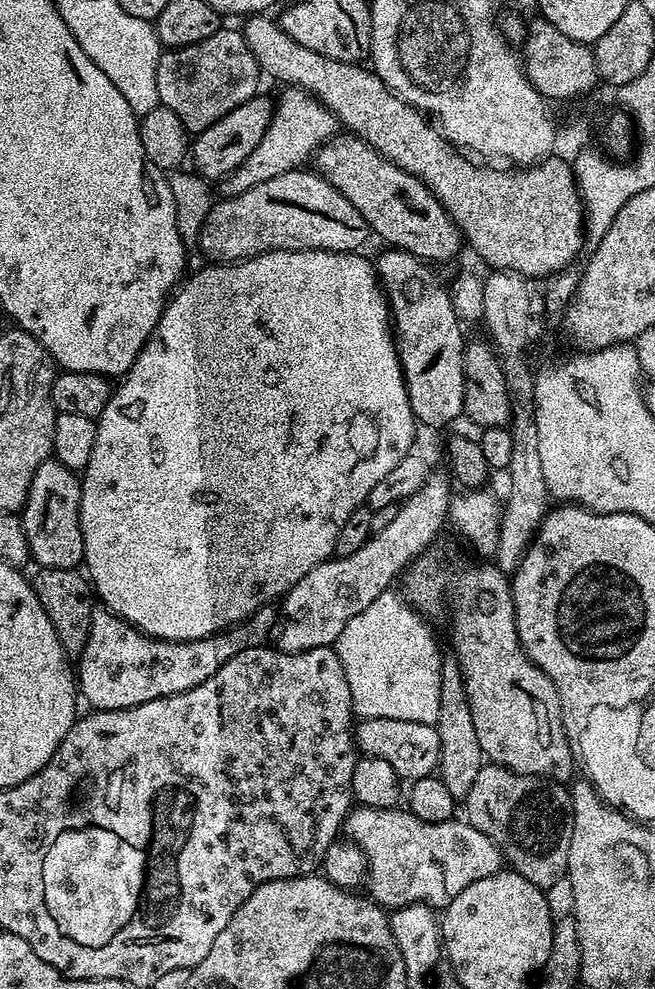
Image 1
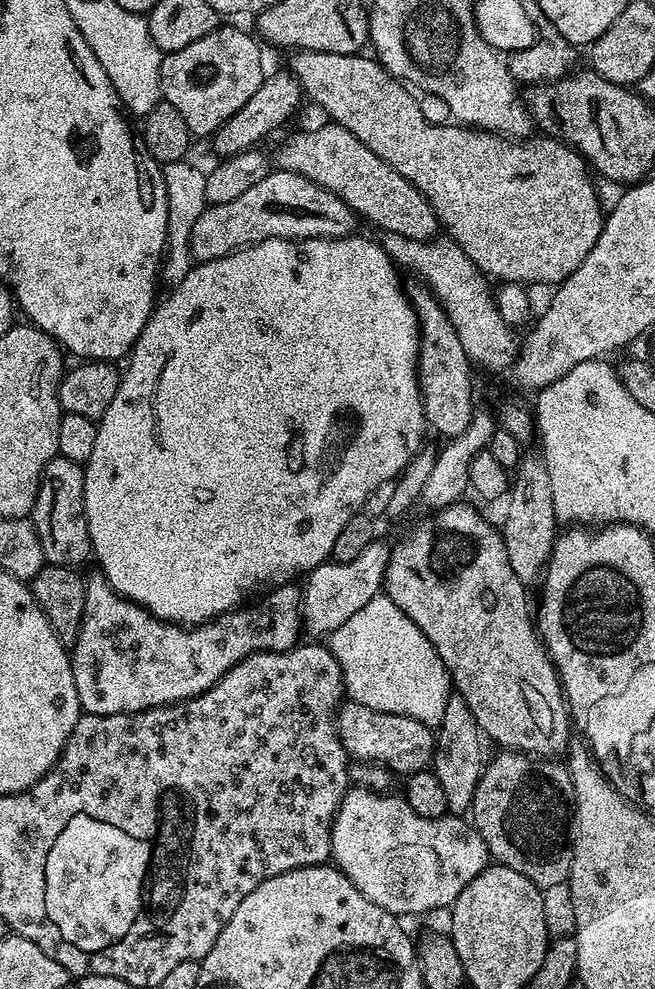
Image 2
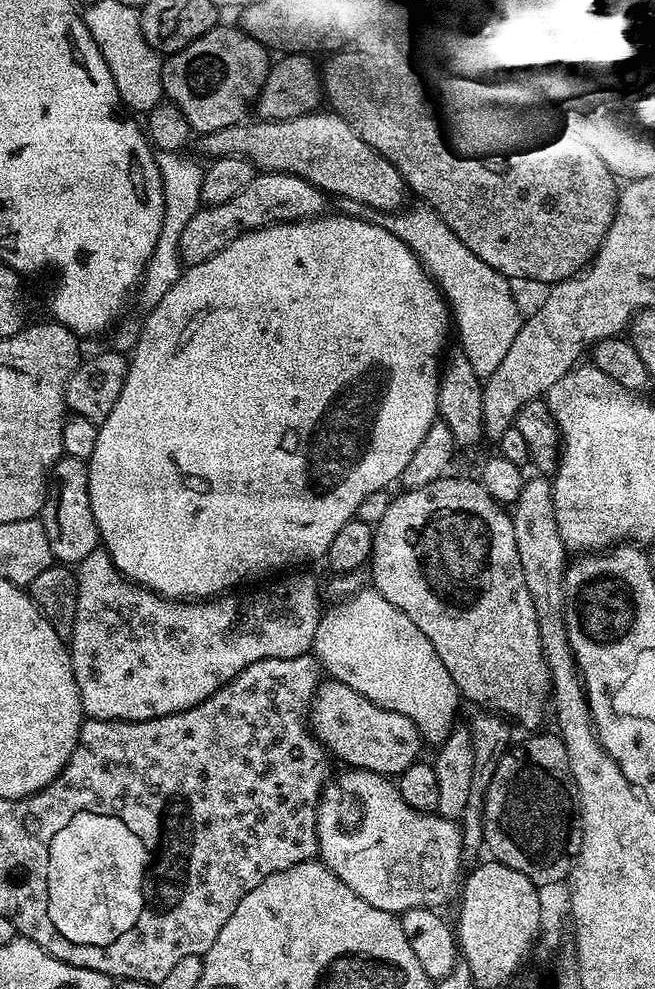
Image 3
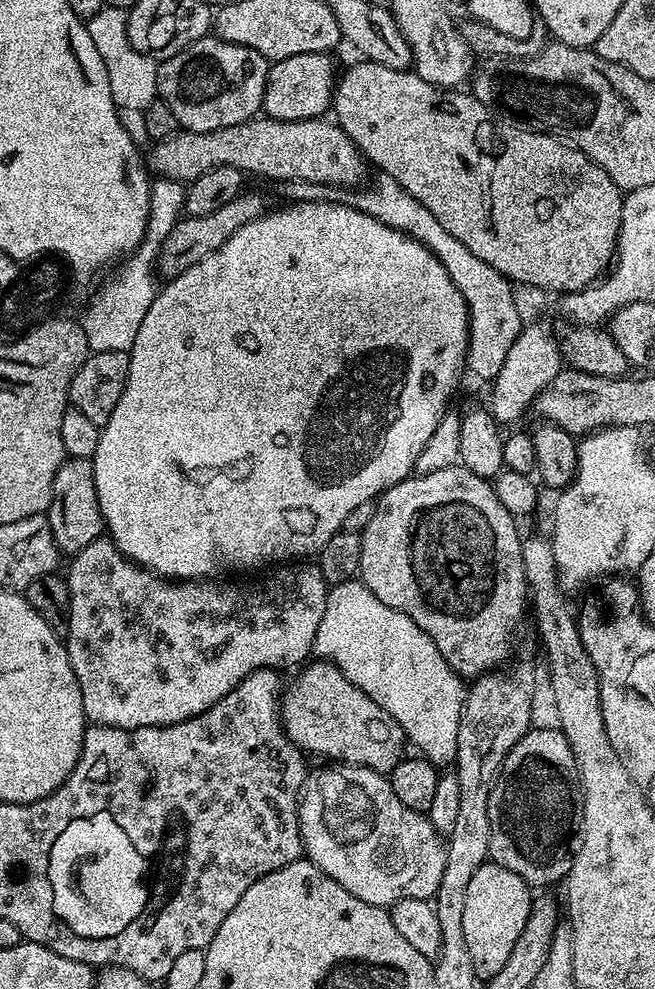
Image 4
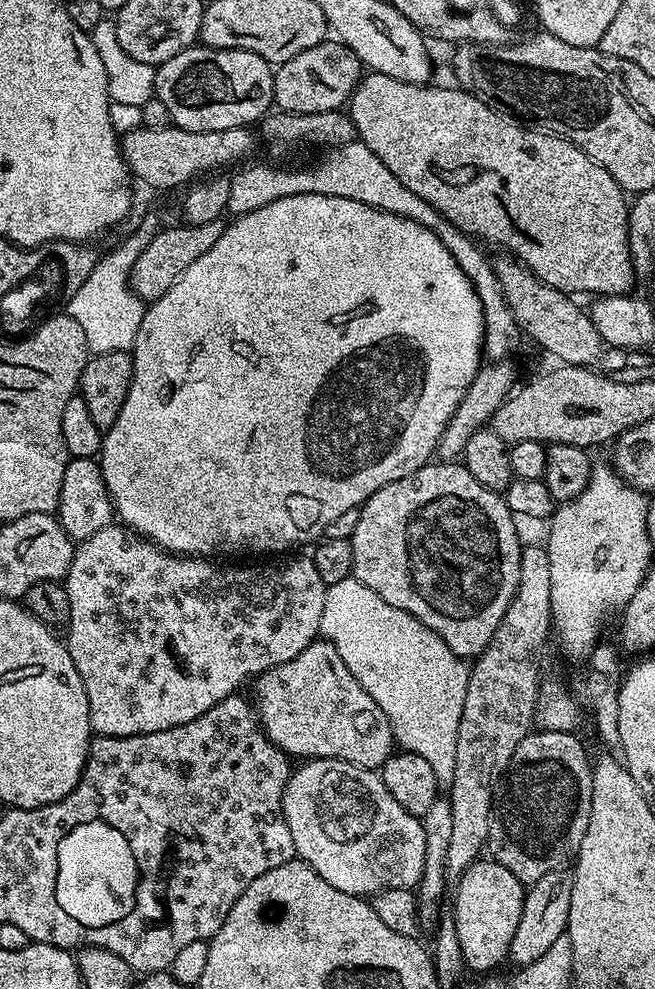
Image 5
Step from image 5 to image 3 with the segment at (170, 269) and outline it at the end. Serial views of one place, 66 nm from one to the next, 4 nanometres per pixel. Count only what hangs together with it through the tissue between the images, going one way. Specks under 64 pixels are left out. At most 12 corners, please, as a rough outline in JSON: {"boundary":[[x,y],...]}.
{"boundary":[[285,172],[201,207],[181,261],[206,262],[244,232],[319,217],[325,193]]}

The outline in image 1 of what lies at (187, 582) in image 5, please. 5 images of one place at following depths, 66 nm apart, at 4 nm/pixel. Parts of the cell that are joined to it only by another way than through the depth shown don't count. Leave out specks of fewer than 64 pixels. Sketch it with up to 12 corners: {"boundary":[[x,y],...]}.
{"boundary":[[100,606],[78,661],[93,709],[202,686],[273,639],[275,607],[201,640],[156,640]]}

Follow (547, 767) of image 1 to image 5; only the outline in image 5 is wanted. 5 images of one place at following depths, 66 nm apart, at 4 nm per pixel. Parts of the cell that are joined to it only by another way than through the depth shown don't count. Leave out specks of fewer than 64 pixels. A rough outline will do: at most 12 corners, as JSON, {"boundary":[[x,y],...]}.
{"boundary":[[429,462],[359,509],[352,575],[481,656],[519,586],[503,495]]}

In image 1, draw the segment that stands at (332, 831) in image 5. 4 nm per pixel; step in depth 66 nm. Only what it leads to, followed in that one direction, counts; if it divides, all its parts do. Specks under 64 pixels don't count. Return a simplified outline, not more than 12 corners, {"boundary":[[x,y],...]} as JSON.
{"boundary":[[356,806],[343,831],[388,910],[447,906],[502,868],[460,818]]}

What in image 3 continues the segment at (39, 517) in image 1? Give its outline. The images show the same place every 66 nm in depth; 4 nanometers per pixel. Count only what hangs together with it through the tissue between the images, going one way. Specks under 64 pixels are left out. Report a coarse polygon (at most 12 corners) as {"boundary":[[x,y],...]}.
{"boundary":[[61,456],[42,513],[53,561],[101,547],[88,465]]}

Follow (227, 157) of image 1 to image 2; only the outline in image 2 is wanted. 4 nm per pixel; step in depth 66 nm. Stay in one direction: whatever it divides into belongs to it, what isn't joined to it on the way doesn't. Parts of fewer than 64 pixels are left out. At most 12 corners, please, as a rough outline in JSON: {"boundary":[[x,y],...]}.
{"boundary":[[291,71],[265,75],[210,143],[217,157],[255,149],[302,101]]}

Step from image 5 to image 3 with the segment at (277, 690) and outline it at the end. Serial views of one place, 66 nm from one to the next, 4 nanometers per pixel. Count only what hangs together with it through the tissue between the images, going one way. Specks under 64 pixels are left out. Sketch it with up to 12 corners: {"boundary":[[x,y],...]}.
{"boundary":[[338,679],[310,702],[337,761],[396,778],[421,759],[402,714]]}

